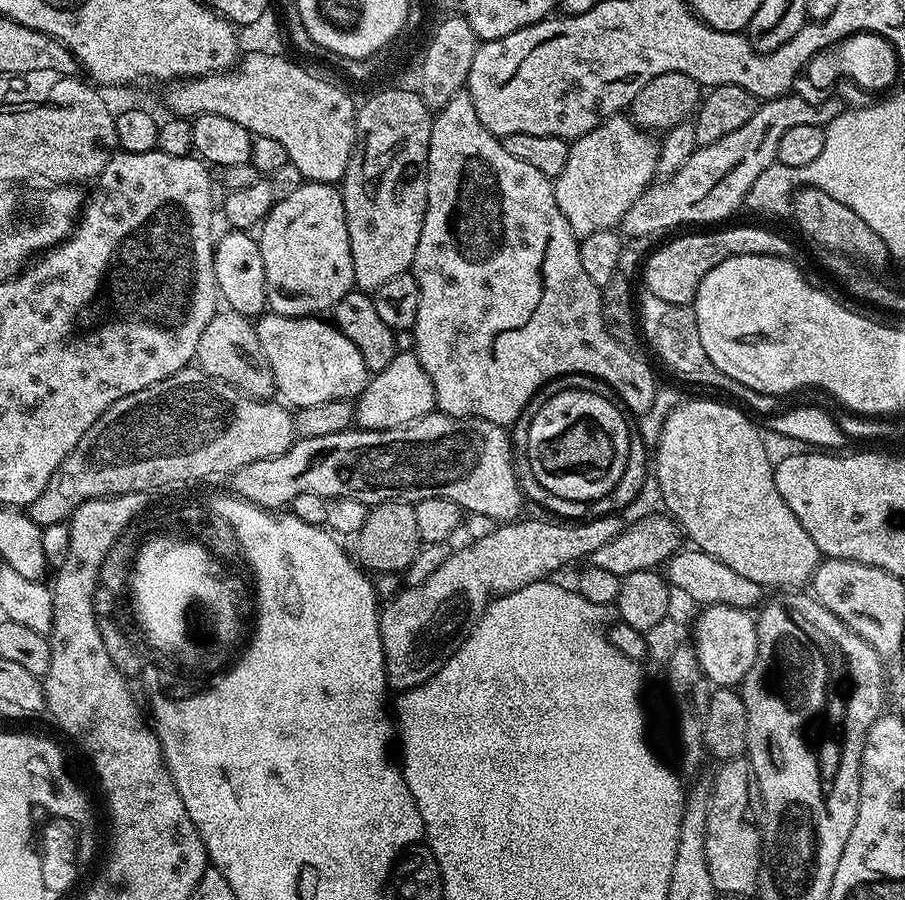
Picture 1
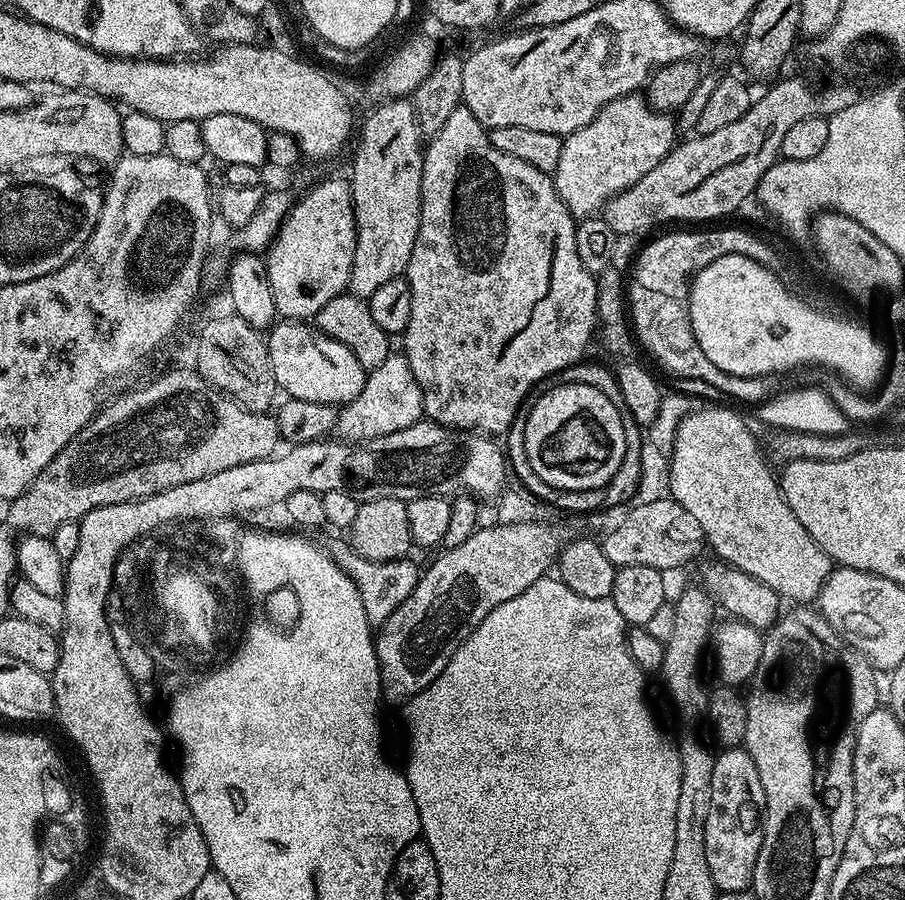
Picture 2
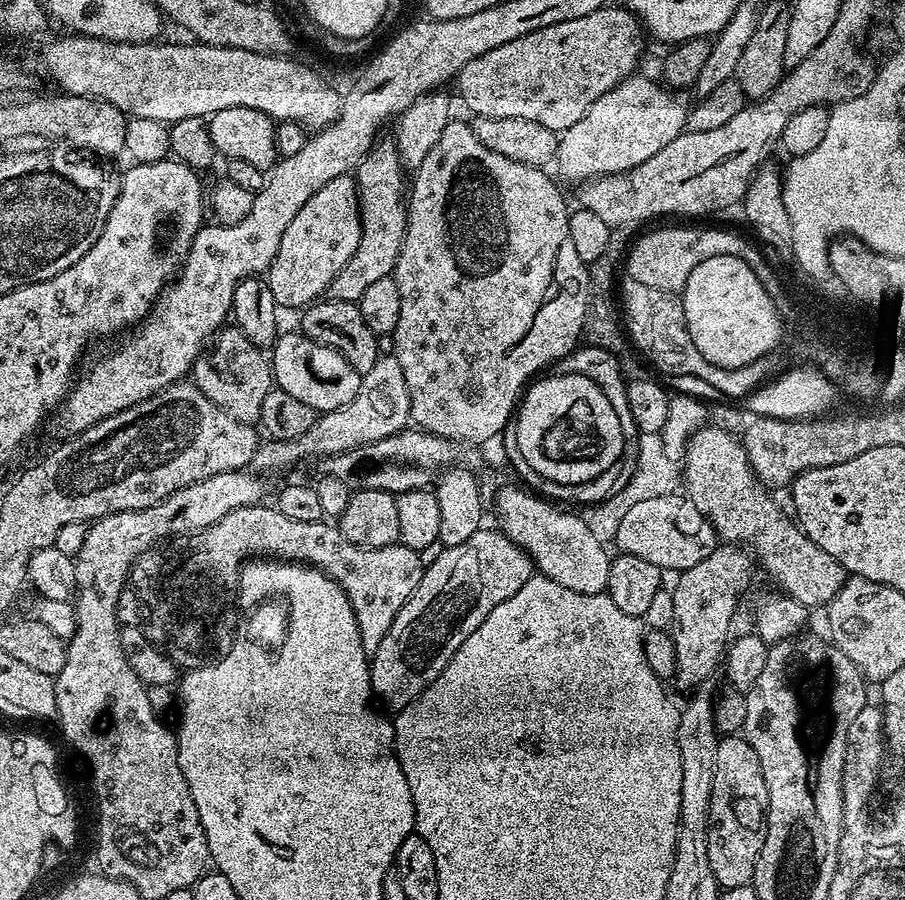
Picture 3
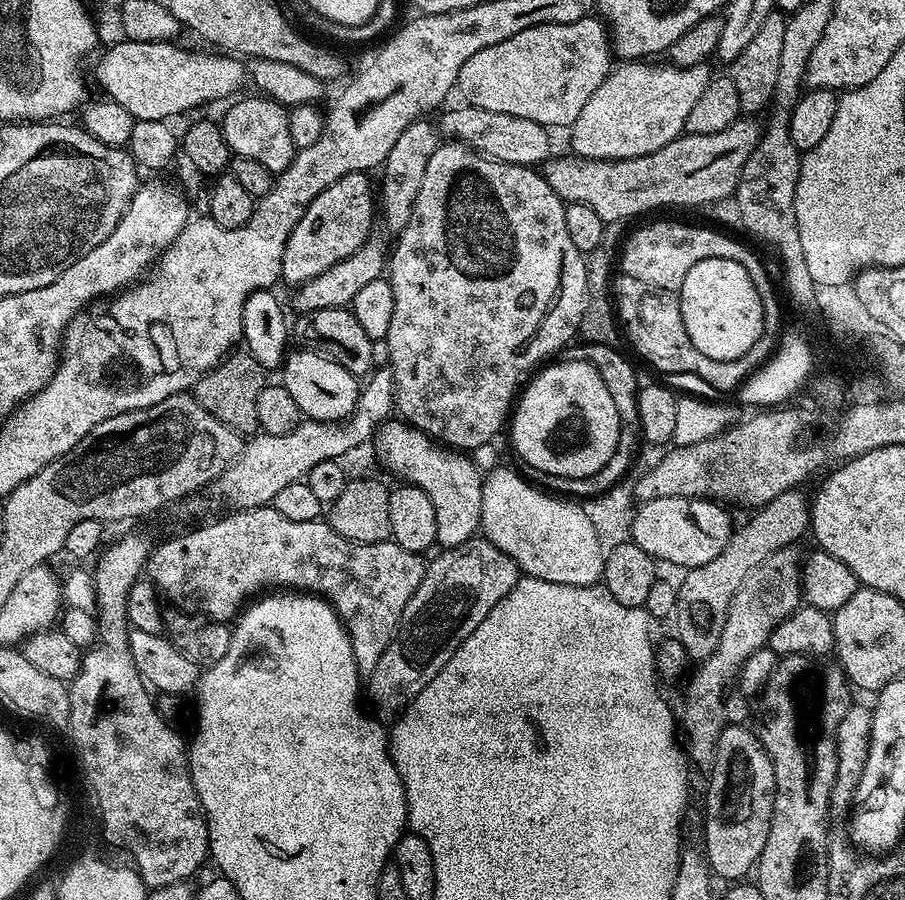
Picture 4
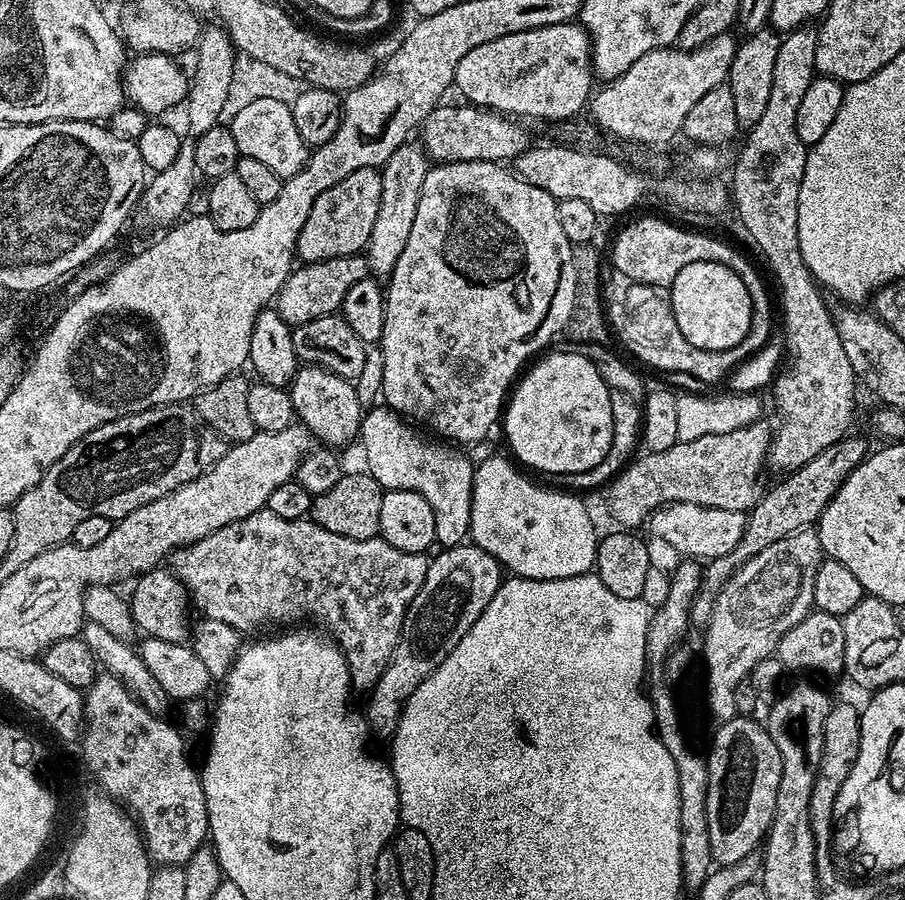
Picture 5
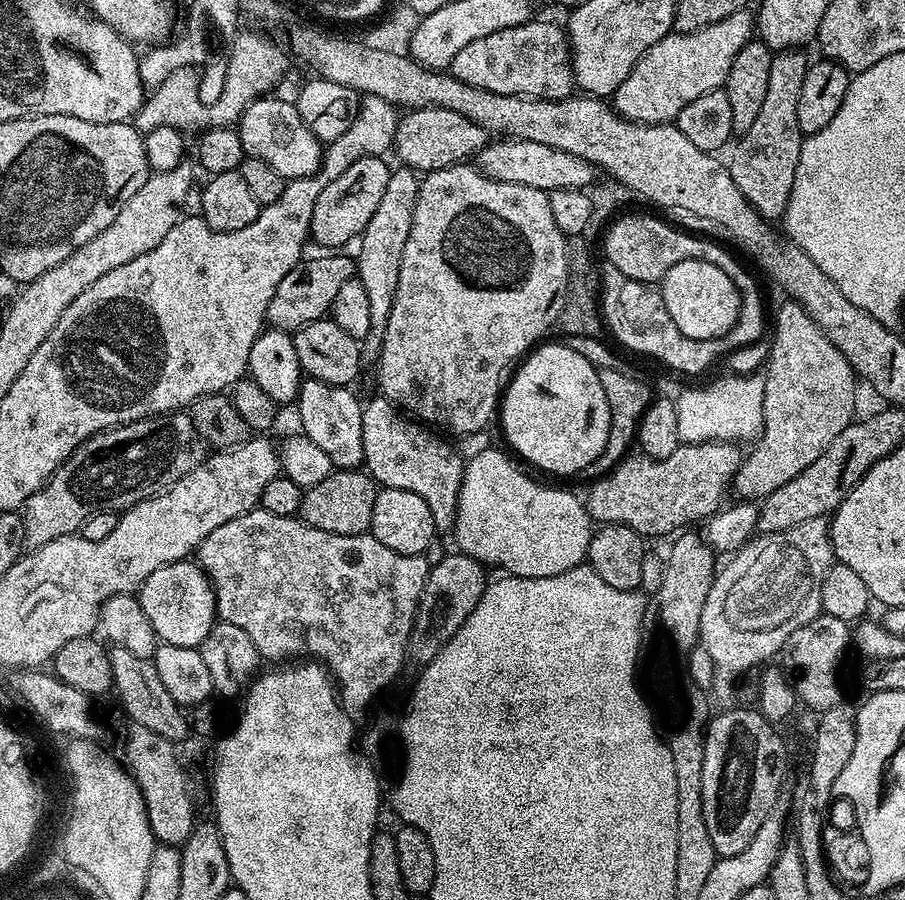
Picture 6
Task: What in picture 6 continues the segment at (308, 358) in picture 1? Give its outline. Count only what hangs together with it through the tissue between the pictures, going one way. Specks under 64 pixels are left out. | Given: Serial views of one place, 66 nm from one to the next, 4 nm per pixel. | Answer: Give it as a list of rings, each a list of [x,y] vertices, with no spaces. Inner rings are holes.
[[[305,379],[300,385],[300,395],[294,408],[300,411],[300,424],[303,435],[310,438],[330,458],[333,469],[356,470],[364,464],[362,446],[361,401],[356,401],[351,387],[339,388],[321,380]]]

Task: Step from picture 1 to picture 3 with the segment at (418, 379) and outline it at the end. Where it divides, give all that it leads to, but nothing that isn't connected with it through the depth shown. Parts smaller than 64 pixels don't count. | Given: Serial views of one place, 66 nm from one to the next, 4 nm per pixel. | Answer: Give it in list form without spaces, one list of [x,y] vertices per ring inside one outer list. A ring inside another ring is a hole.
[[[382,354],[376,359],[374,366],[370,366],[370,370],[366,370],[361,375],[358,394],[354,394],[354,398],[350,398],[350,402],[346,406],[342,406],[338,410],[319,413],[314,426],[310,426],[310,430],[306,430],[306,434],[302,434],[302,438],[294,438],[293,440],[269,439],[268,444],[261,443],[254,454],[251,467],[260,474],[284,472],[287,468],[302,463],[303,460],[314,459],[315,456],[321,456],[321,458],[337,456],[343,452],[378,442],[382,438],[390,438],[396,432],[405,431],[409,427],[411,419],[410,390],[406,390],[406,377],[402,374],[402,366],[398,366],[396,356]]]

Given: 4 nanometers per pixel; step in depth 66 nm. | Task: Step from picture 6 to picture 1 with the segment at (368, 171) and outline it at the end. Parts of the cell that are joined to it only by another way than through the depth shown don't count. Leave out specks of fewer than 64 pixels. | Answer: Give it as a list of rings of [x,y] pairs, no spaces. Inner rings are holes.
[[[300,182],[293,192],[288,192],[285,196],[283,193],[258,229],[262,266],[266,266],[266,282],[272,291],[271,303],[276,306],[289,304],[292,307],[289,309],[296,314],[324,314],[335,308],[347,292],[353,291],[356,282],[352,257],[353,239],[344,199],[340,196],[337,185]]]

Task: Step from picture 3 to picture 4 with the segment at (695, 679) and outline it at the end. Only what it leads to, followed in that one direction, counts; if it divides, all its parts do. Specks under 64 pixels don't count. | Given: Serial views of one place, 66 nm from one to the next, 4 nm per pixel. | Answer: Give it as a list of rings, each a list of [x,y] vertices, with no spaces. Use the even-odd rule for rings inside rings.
[[[792,489],[778,494],[778,498],[771,499],[769,503],[757,509],[753,516],[744,526],[740,525],[733,531],[730,542],[726,544],[721,554],[711,562],[703,563],[702,566],[689,569],[677,585],[676,611],[676,638],[680,641],[689,659],[703,662],[708,659],[720,645],[721,632],[725,626],[725,618],[728,615],[729,603],[734,594],[741,588],[741,584],[750,573],[758,567],[772,552],[778,549],[791,547],[796,540],[809,531],[811,527],[811,507],[809,497],[804,496],[801,489]]]

